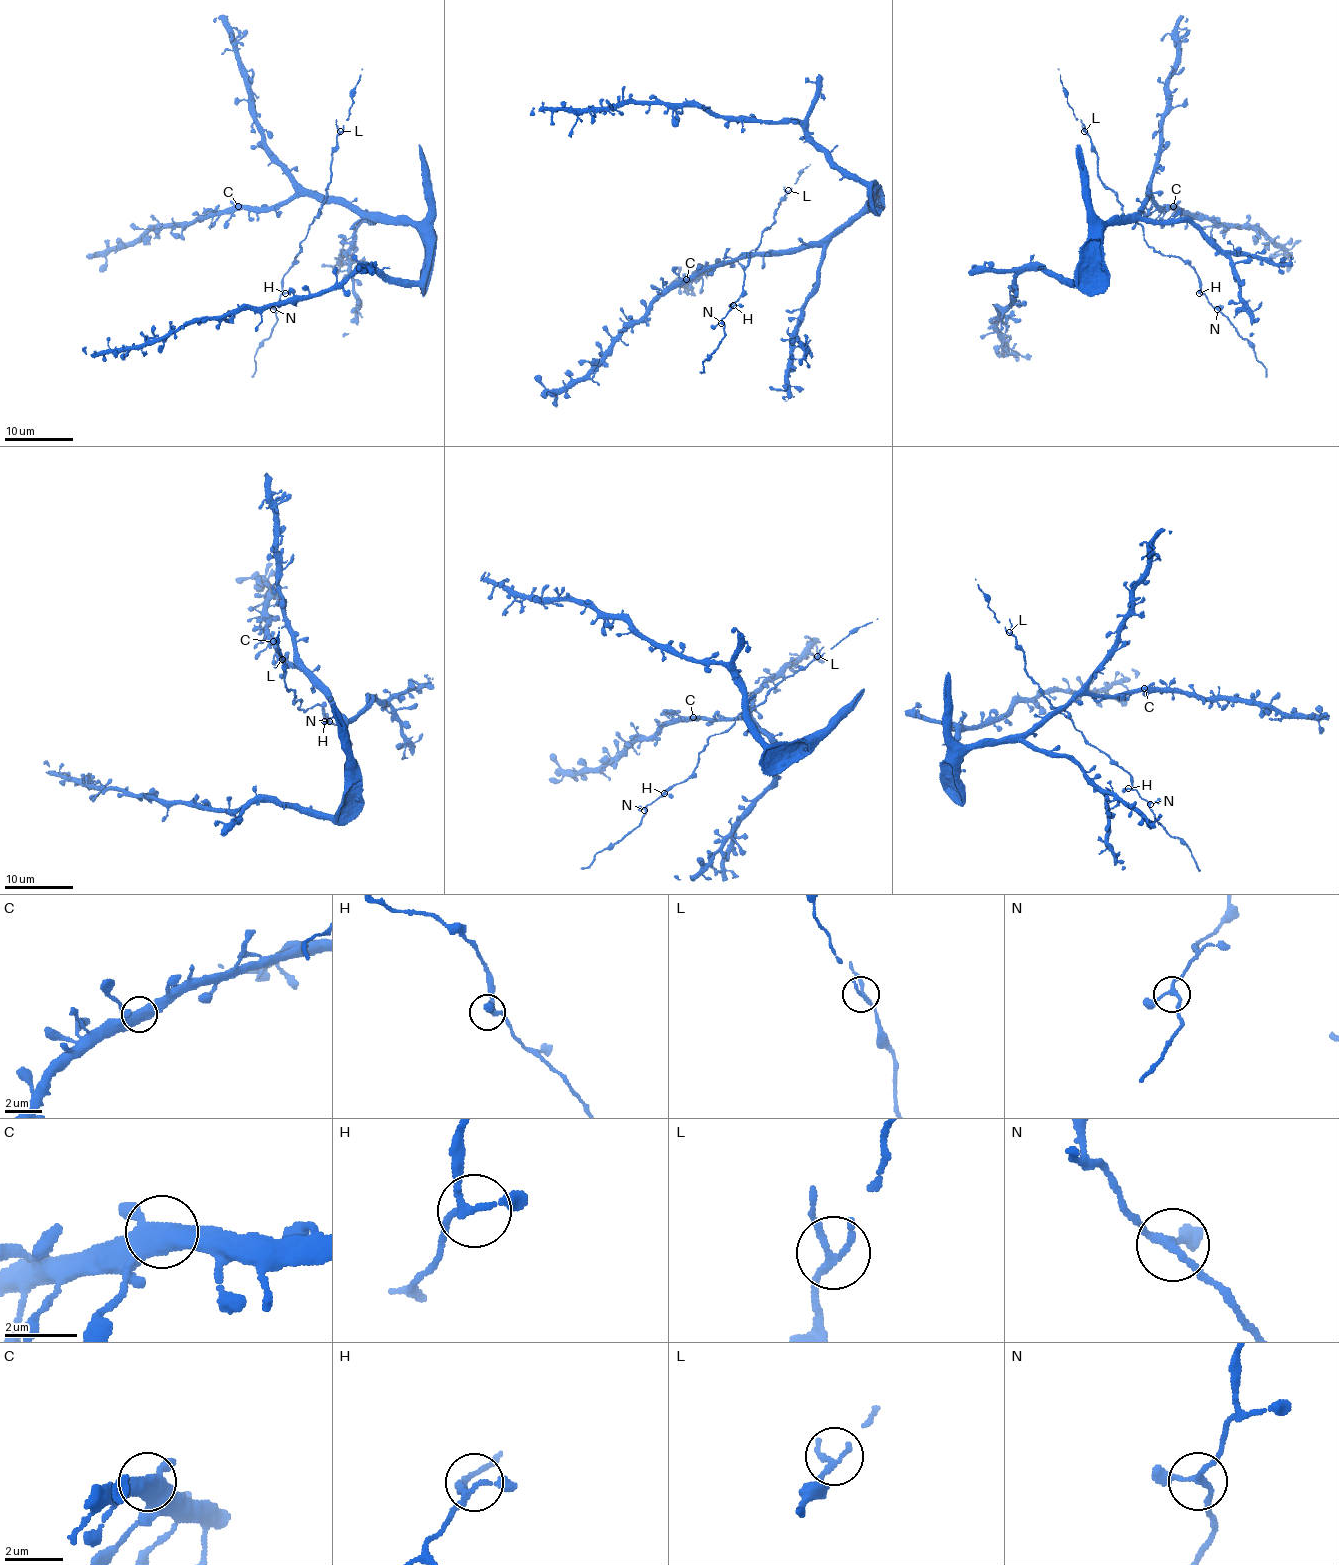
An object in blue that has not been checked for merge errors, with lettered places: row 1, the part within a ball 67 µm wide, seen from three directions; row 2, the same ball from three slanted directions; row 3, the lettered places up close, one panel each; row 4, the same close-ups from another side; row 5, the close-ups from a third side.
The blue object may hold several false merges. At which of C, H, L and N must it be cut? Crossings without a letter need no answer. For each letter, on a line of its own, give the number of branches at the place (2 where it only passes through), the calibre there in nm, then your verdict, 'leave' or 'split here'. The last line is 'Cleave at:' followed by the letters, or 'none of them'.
C: 3 branches meet; 460 nm thick; leave
H: 3 branches meet; 180 nm thick; leave
L: 3 branches meet; 160 nm thick; leave
N: 3 branches meet; 190 nm thick; leave
Cleave at: none of them

